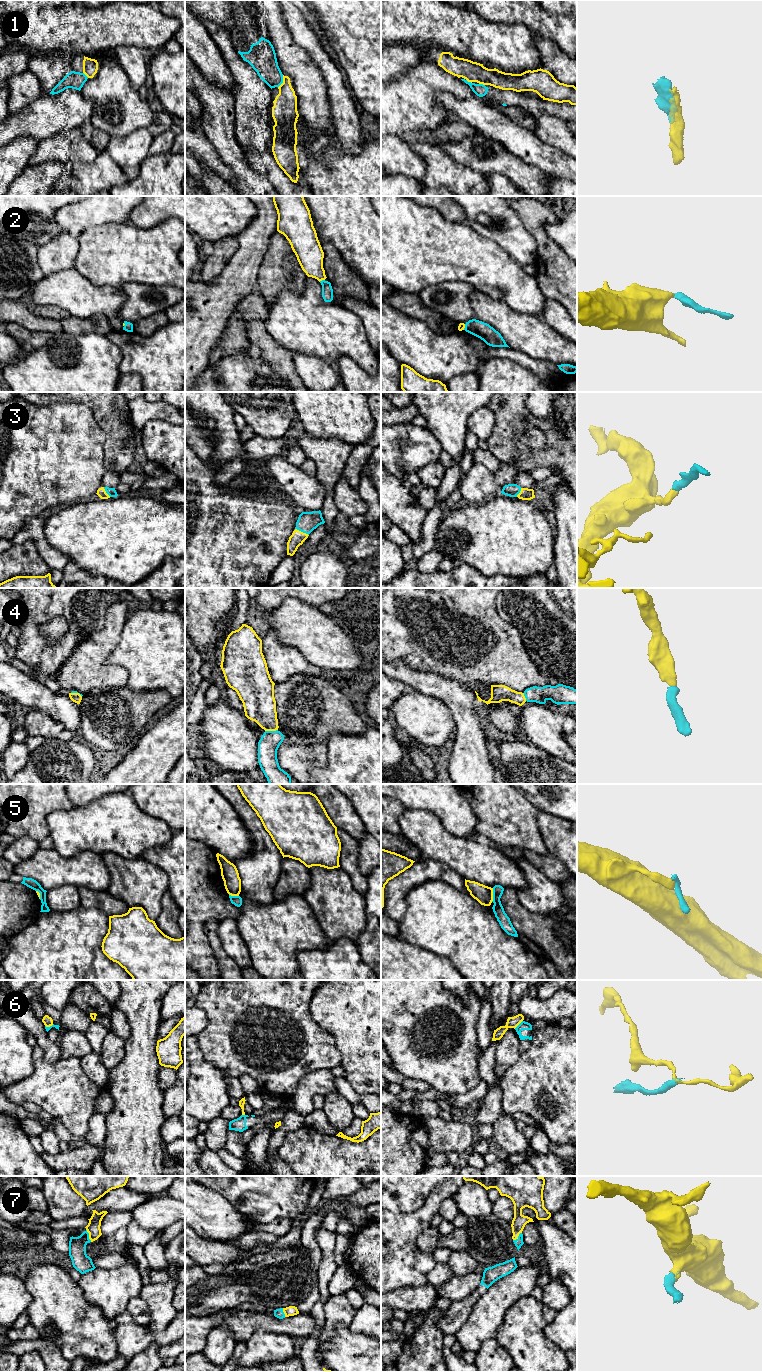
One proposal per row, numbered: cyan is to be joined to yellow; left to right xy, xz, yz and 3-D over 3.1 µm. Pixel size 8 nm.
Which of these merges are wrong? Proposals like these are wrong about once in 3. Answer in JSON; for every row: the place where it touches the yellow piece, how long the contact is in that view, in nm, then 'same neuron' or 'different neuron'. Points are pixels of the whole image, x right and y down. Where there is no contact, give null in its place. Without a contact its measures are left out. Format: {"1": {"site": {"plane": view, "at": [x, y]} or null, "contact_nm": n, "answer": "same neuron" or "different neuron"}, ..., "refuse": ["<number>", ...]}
{"1": {"site": {"plane": "xz", "at": [283, 81]}, "contact_nm": 110, "answer": "different neuron"}, "2": {"site": {"plane": "xz", "at": [321, 280]}, "contact_nm": 50, "answer": "same neuron"}, "3": {"site": {"plane": "xz", "at": [302, 532]}, "contact_nm": 130, "answer": "same neuron"}, "4": {"site": {"plane": "xz", "at": [271, 730]}, "contact_nm": 110, "answer": "same neuron"}, "5": {"site": {"plane": "yz", "at": [492, 895]}, "contact_nm": 110, "answer": "different neuron"}, "6": {"site": {"plane": "yz", "at": [518, 1024]}, "contact_nm": 100, "answer": "different neuron"}, "7": {"site": {"plane": "xy", "at": [89, 1235]}, "contact_nm": 110, "answer": "same neuron"}, "refuse": ["1", "5", "6"]}

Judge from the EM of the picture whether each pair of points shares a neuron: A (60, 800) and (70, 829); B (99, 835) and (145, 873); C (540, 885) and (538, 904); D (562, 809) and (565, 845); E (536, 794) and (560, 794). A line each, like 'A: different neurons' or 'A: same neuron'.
A: different neurons
B: different neurons
C: same neuron
D: different neurons
E: same neuron

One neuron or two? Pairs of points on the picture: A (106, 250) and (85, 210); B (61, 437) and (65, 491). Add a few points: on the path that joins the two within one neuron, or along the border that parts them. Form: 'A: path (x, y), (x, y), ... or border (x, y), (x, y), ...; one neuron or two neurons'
A: border (117, 223), (110, 222), (87, 227), (77, 237); two neurons
B: path (61, 450), (61, 470), (64, 478); one neuron

